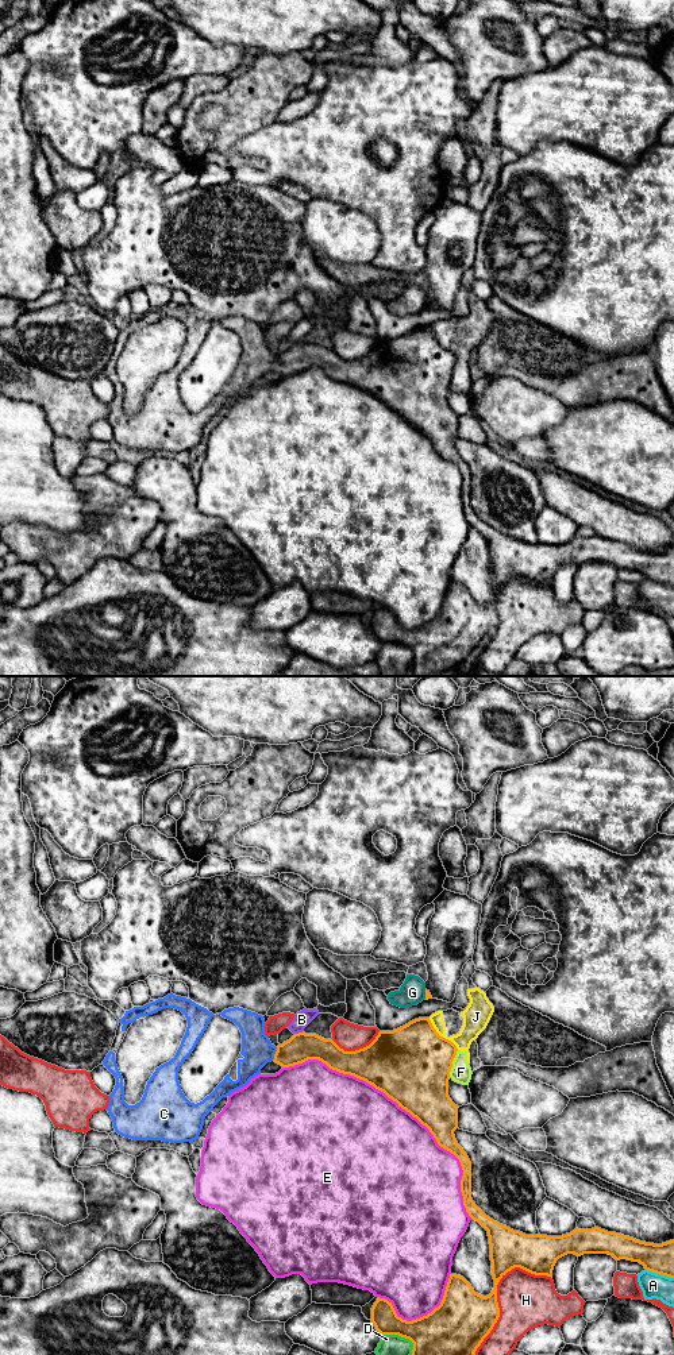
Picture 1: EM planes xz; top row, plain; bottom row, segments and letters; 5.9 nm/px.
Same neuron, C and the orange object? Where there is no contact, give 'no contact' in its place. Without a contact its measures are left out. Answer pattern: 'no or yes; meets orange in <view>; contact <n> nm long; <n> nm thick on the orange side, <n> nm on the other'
yes; meets orange in xz; contact 90 nm long; 170 nm thick on the orange side, 190 nm on the other

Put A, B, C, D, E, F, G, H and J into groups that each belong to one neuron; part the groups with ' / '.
A / B / C / D / E / F J / G / H

